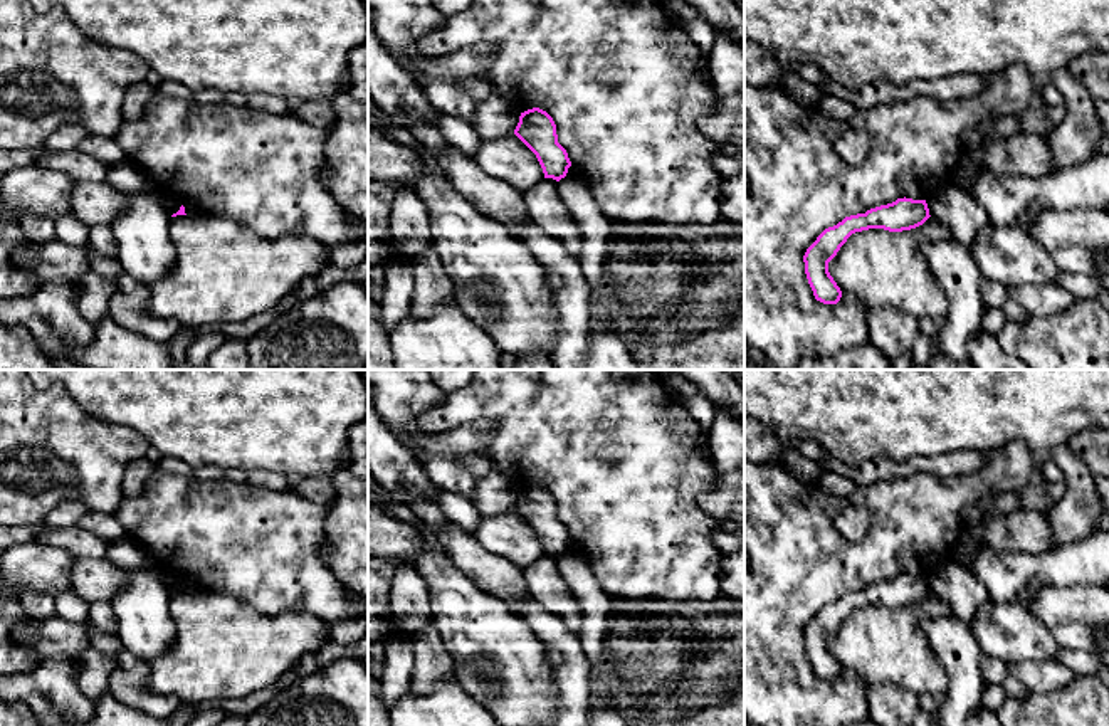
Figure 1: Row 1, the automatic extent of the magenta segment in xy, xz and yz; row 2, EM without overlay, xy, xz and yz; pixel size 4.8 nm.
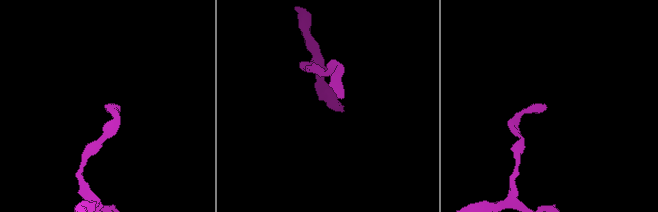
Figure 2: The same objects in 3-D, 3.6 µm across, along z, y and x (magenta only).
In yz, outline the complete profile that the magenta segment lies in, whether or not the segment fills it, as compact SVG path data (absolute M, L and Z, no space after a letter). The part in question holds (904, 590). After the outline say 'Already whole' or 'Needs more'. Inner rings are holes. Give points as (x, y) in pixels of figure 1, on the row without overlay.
M904 573L865 590L845 593L837 602L825 605L803 632L805 650L815 676L823 681L837 681L840 677L842 667L828 649L828 639L852 610L869 605L911 607L922 602L929 593L926 576Z. Already whole

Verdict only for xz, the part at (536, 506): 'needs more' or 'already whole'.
already whole

